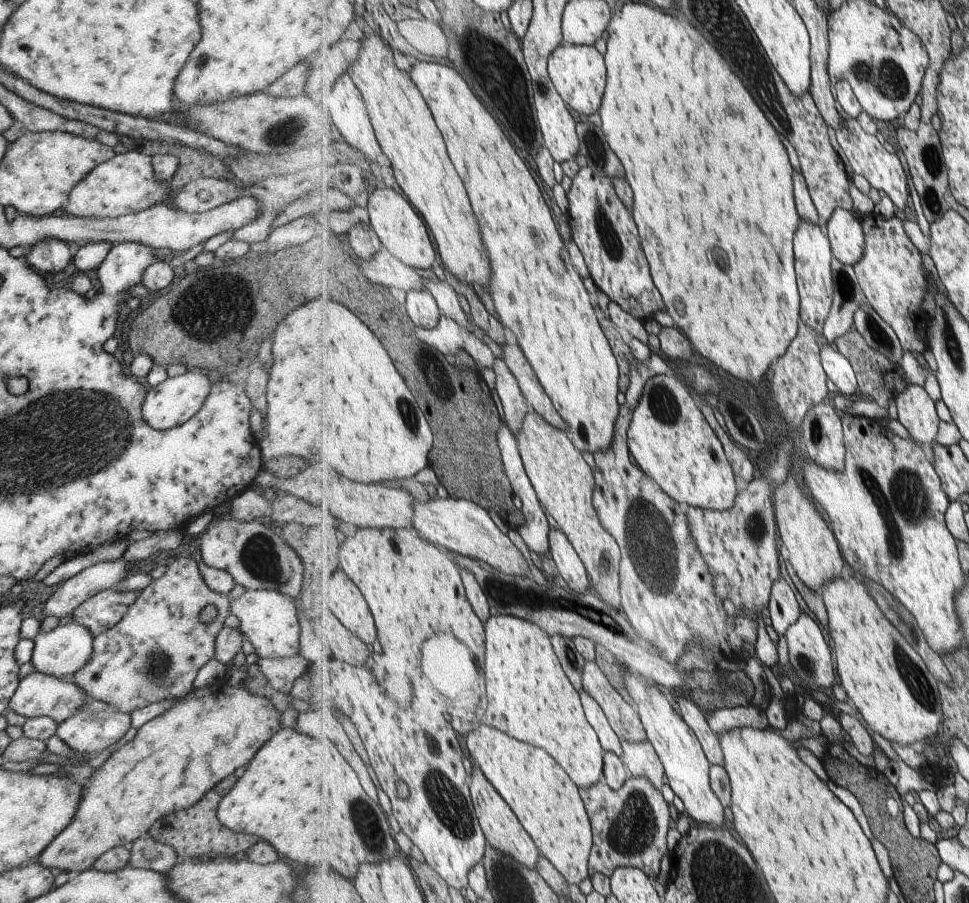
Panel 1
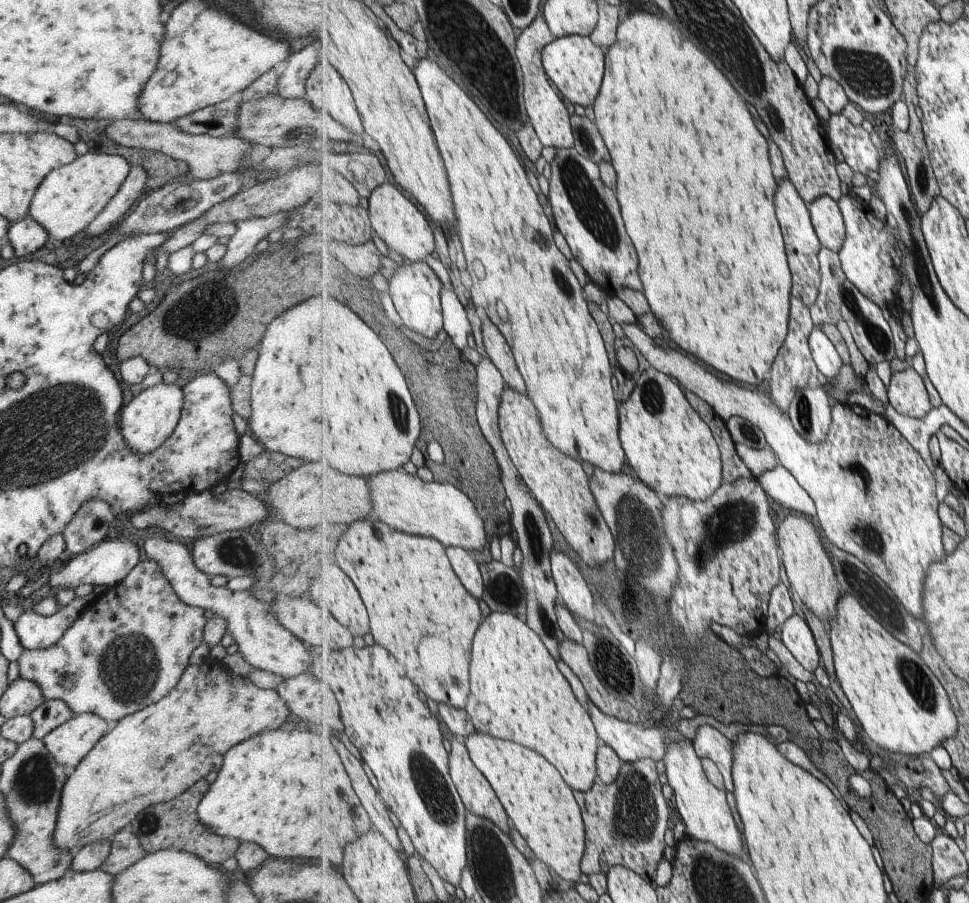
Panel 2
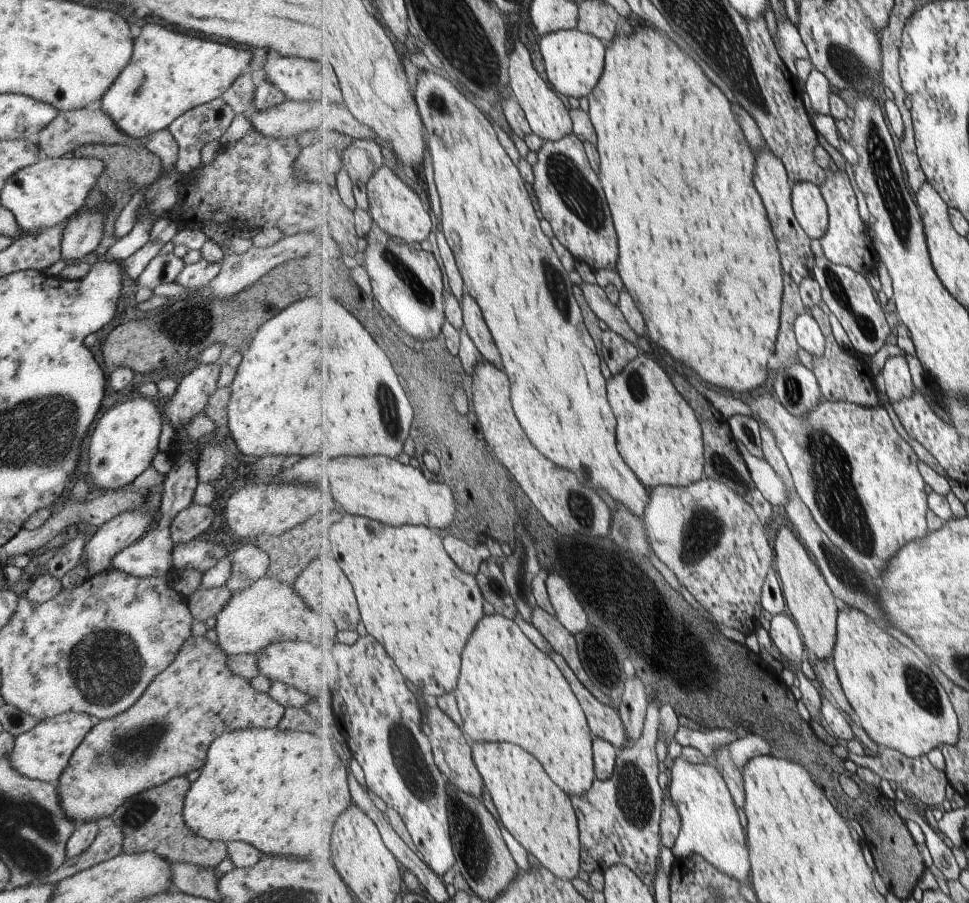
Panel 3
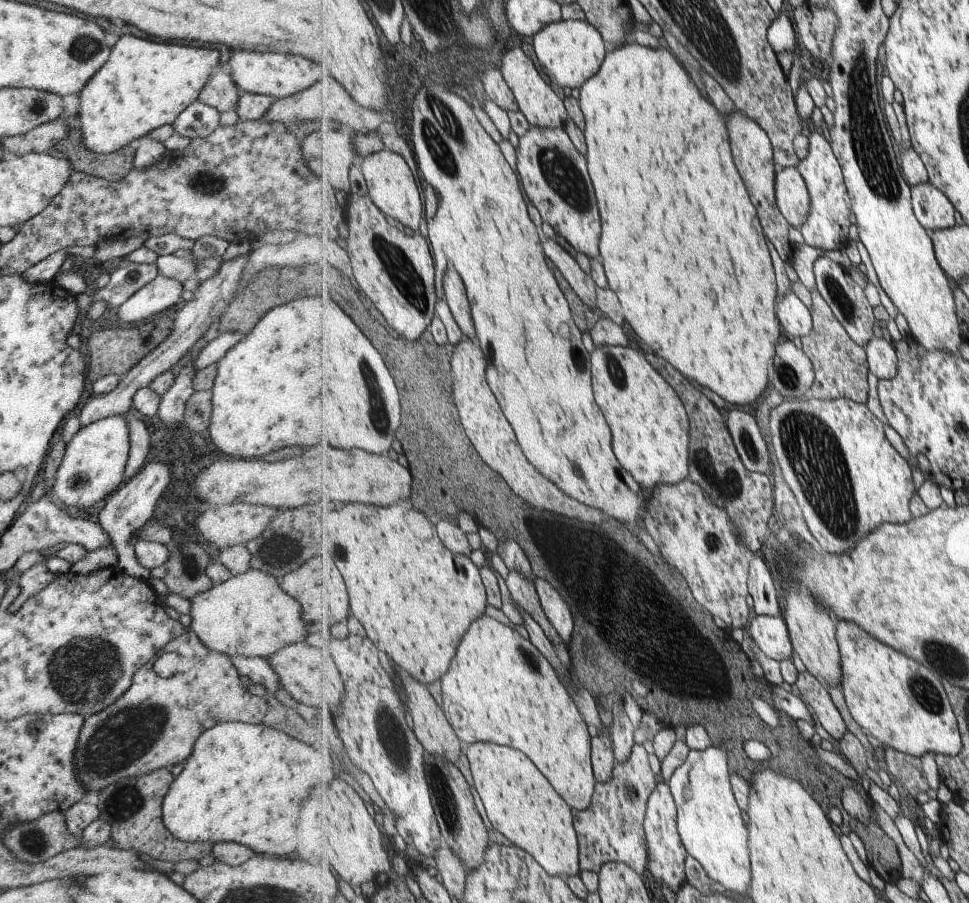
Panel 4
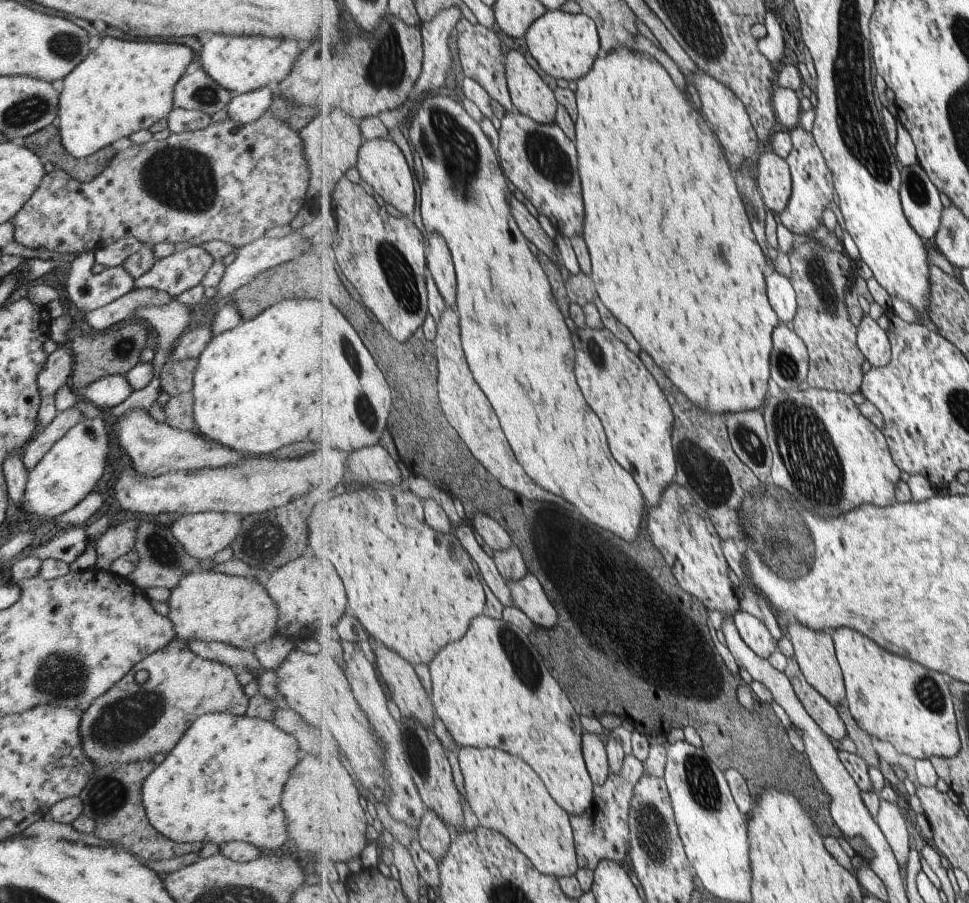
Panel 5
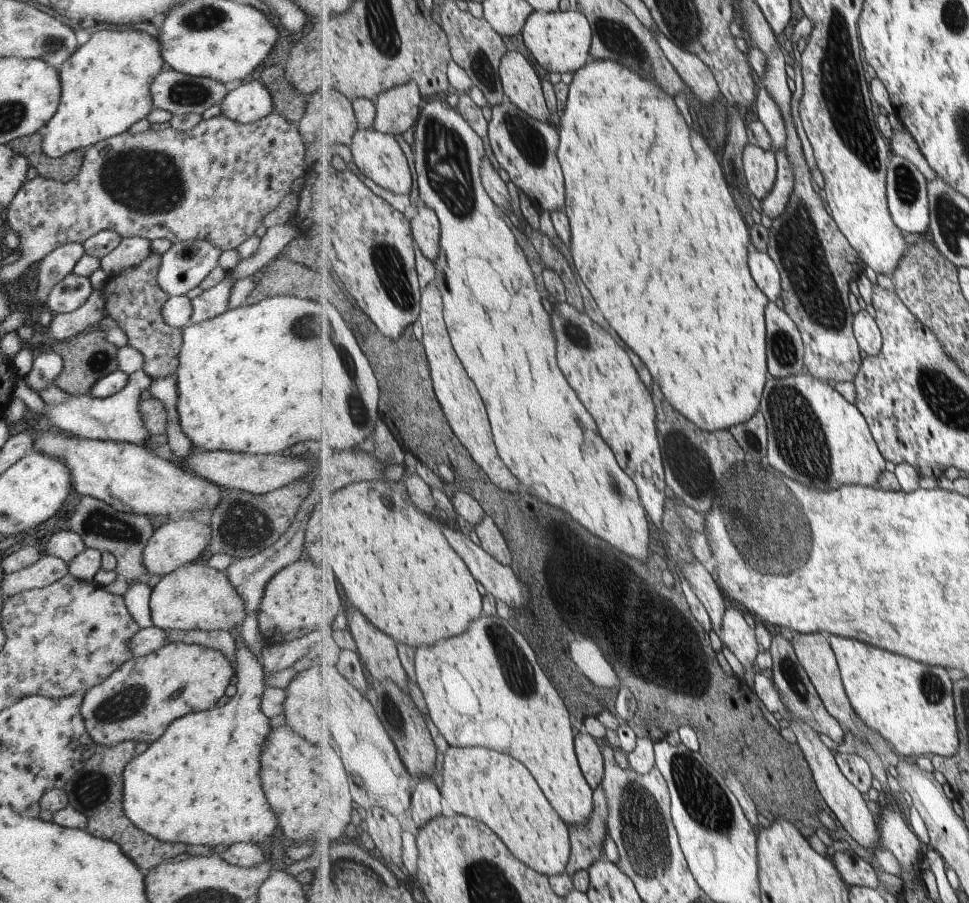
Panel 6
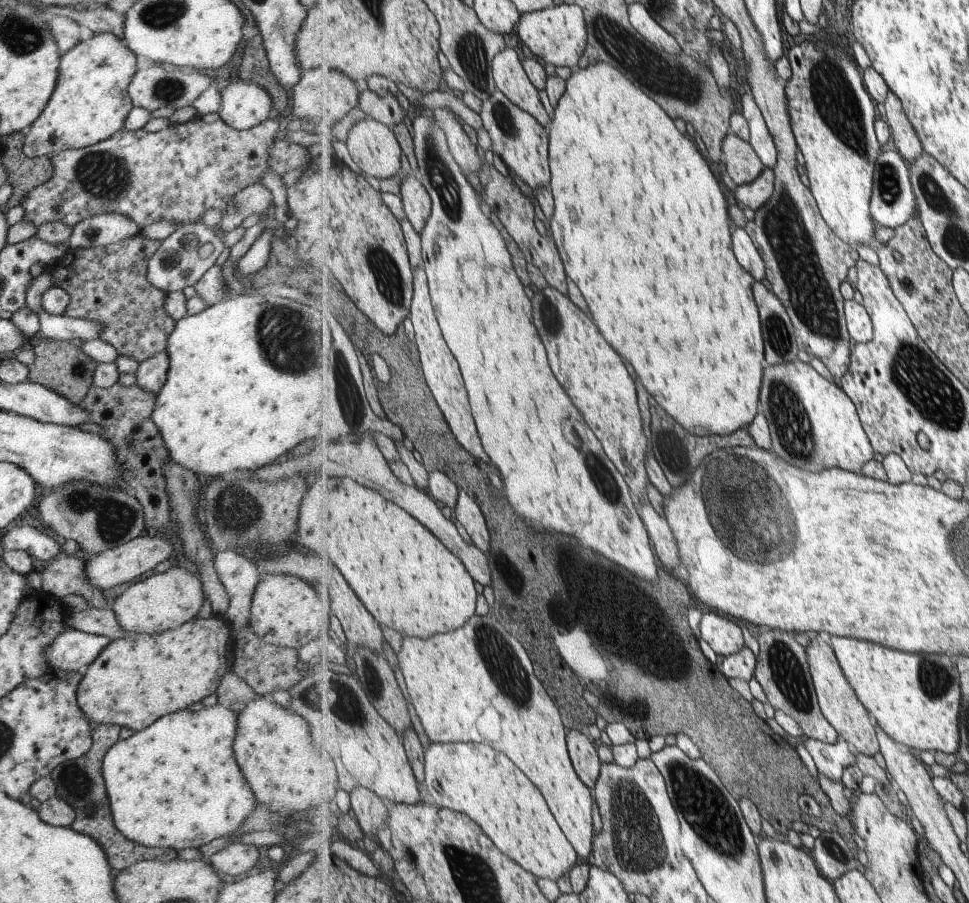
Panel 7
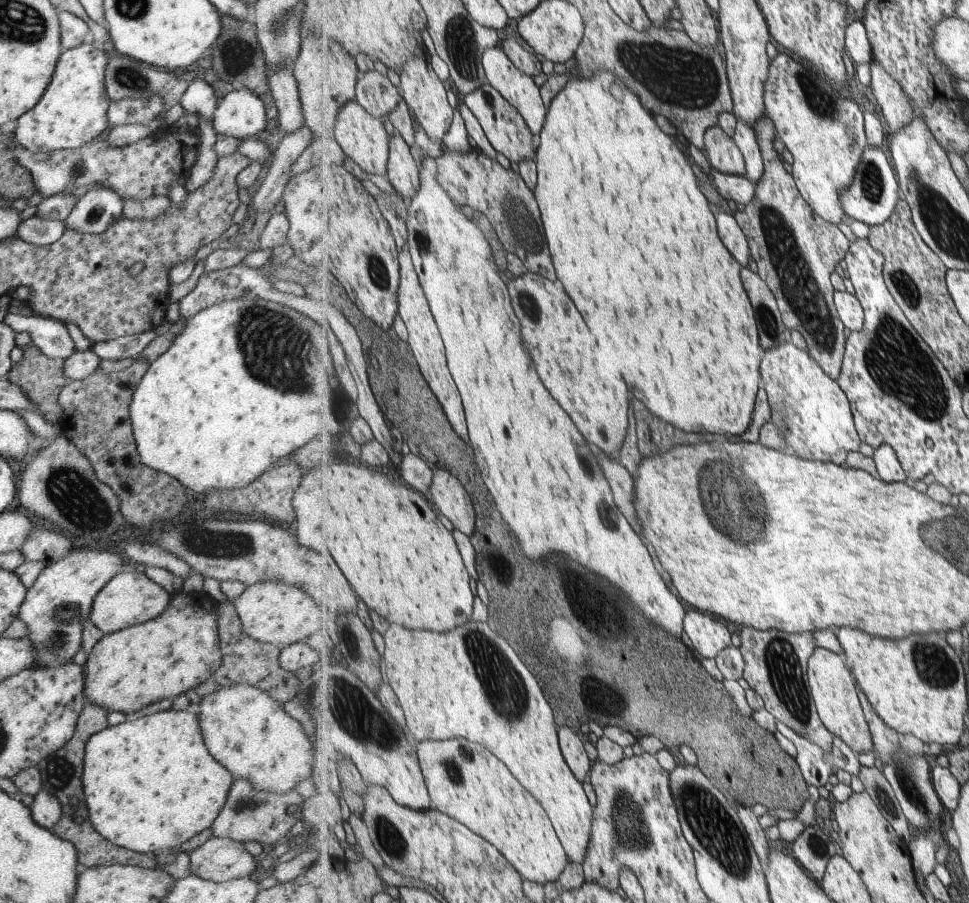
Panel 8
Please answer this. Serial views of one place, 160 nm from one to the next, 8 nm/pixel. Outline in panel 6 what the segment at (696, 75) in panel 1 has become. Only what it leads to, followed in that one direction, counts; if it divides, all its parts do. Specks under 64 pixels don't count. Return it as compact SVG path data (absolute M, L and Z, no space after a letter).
M611 60L591 61L581 70L574 73L569 85L569 95L565 111L560 116L559 132L559 160L563 168L565 178L565 207L564 211L571 218L573 234L571 234L571 247L567 251L574 265L576 273L582 282L587 284L591 294L595 296L599 308L603 310L609 324L615 328L615 332L631 346L641 360L651 370L653 378L661 384L665 396L669 402L687 416L687 420L693 420L695 426L699 426L705 432L717 432L717 430L730 430L731 428L747 422L755 417L755 412L761 406L761 398L767 385L767 326L765 314L768 297L761 292L757 282L751 276L749 270L749 250L751 248L751 234L749 226L743 220L735 198L731 194L731 188L725 180L721 162L717 154L713 152L707 138L701 134L694 123L689 126L679 112L675 98L669 96L657 82L643 78L641 74L635 74L635 70L623 66L621 62Z

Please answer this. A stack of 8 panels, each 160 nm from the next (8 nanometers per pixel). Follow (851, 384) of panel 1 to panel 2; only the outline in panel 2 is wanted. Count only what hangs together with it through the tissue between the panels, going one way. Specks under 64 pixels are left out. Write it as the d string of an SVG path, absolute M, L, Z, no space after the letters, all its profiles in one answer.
M816 326L813 328L813 332L809 336L809 346L811 347L815 364L817 364L822 374L829 382L835 380L835 376L843 368L844 361L841 354L837 352L835 344L821 327Z

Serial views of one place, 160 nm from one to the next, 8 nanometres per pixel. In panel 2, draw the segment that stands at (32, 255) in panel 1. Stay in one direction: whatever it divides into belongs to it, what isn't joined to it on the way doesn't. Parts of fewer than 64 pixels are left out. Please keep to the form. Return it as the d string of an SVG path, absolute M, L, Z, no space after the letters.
M27 216L13 222L9 221L9 228L5 232L5 238L9 240L13 254L17 258L29 257L29 254L43 248L48 239L47 232Z

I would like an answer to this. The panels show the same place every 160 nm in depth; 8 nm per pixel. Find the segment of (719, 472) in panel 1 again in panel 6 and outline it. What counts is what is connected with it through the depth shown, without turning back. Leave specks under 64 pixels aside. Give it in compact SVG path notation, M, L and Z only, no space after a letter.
M559 304L555 308L555 334L559 334L559 364L563 366L563 374L567 374L567 380L571 386L575 386L575 392L579 398L583 398L583 404L591 414L595 414L599 432L607 445L614 451L615 458L619 465L634 479L638 487L639 496L642 498L643 507L646 508L647 515L651 522L659 530L662 537L663 520L666 514L666 502L670 489L666 482L665 468L663 466L663 450L659 442L657 424L655 422L655 402L651 396L651 390L643 384L637 368L633 366L629 354L625 348L597 322L593 322L587 314L581 314L569 304Z

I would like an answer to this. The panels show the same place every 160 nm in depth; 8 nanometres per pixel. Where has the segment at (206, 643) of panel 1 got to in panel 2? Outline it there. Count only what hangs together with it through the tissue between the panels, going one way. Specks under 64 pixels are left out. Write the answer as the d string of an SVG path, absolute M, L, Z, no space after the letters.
M142 558L121 582L81 610L53 646L41 650L22 648L15 660L17 678L35 682L43 702L60 700L73 715L91 713L107 722L117 722L157 702L179 682L191 652L201 644L205 620L201 608L188 606L178 598L155 562Z

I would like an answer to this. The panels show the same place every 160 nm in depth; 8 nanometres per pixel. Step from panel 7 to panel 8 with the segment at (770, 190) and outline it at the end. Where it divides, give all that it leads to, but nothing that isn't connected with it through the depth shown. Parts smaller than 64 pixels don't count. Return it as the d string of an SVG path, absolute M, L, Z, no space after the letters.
M711 169L710 175L713 186L724 201L732 200L735 203L751 204L755 200L757 185L749 178L740 175L724 174Z

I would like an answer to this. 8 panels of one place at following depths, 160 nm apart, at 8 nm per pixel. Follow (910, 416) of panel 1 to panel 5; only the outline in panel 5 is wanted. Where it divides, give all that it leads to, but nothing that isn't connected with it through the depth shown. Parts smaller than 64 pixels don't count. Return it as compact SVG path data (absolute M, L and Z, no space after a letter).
M867 315L858 328L858 345L872 367L886 367L892 359L888 332Z

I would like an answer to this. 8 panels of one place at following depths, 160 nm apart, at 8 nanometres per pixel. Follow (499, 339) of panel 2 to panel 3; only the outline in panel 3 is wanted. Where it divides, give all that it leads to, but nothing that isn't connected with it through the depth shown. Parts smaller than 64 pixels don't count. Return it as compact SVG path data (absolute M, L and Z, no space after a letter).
M465 291L460 306L463 312L464 328L468 330L472 341L477 345L487 362L503 369L504 362L501 358L501 352L499 352L499 348L491 336L491 330L483 318L479 304Z

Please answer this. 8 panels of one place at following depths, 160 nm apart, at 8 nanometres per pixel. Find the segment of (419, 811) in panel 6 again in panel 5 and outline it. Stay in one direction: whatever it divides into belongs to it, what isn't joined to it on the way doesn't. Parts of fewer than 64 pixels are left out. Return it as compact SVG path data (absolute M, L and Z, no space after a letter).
M426 806L426 813L422 823L417 828L419 842L422 848L437 861L447 856L451 848L451 834L449 827L443 822L439 815Z

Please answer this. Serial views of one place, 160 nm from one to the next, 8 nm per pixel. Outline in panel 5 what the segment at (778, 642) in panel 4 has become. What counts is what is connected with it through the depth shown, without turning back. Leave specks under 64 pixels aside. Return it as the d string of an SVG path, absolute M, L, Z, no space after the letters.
M739 611L734 616L735 624L743 640L761 657L769 659L777 650L777 641L769 627L756 616Z

